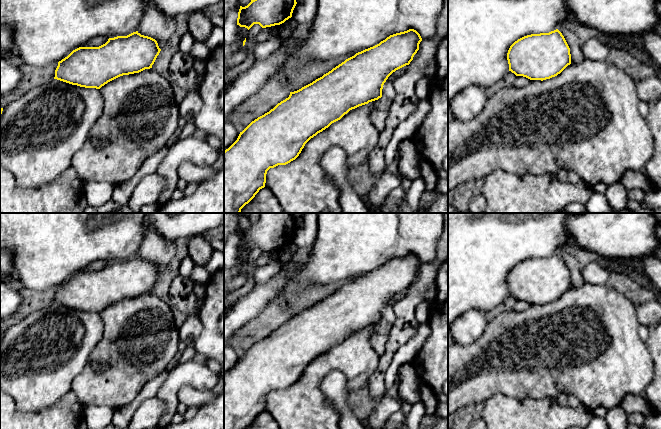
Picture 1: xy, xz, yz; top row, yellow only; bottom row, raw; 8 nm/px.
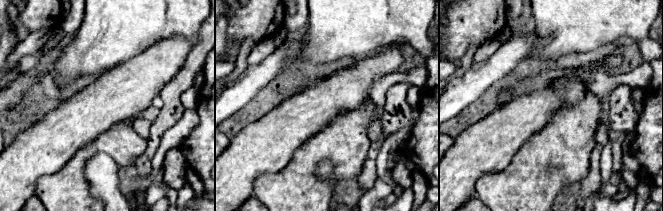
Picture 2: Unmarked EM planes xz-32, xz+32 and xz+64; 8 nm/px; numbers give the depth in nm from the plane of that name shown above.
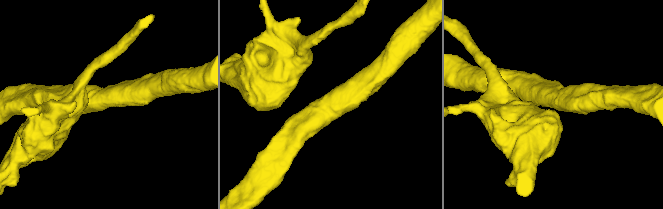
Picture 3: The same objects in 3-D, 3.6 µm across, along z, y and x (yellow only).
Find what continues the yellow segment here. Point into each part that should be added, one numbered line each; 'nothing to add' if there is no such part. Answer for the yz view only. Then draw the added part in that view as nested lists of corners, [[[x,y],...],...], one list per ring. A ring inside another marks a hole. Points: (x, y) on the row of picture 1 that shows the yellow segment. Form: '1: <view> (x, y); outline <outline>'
1: yz (586, 119); outline [[[584,59],[580,64],[568,65],[560,74],[546,80],[531,80],[526,87],[518,88],[508,86],[490,96],[484,109],[468,121],[451,118],[448,120],[448,190],[470,180],[483,180],[492,172],[502,169],[517,176],[526,173],[535,175],[557,175],[561,169],[576,173],[587,185],[593,187],[597,183],[604,183],[608,187],[620,182],[627,170],[642,171],[647,162],[652,158],[654,140],[652,133],[644,118],[638,110],[639,96],[635,79],[619,67],[606,61]]]

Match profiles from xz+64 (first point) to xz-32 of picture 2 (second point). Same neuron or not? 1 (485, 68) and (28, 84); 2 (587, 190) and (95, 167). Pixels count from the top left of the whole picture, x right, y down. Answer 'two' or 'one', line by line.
1: one
2: two

